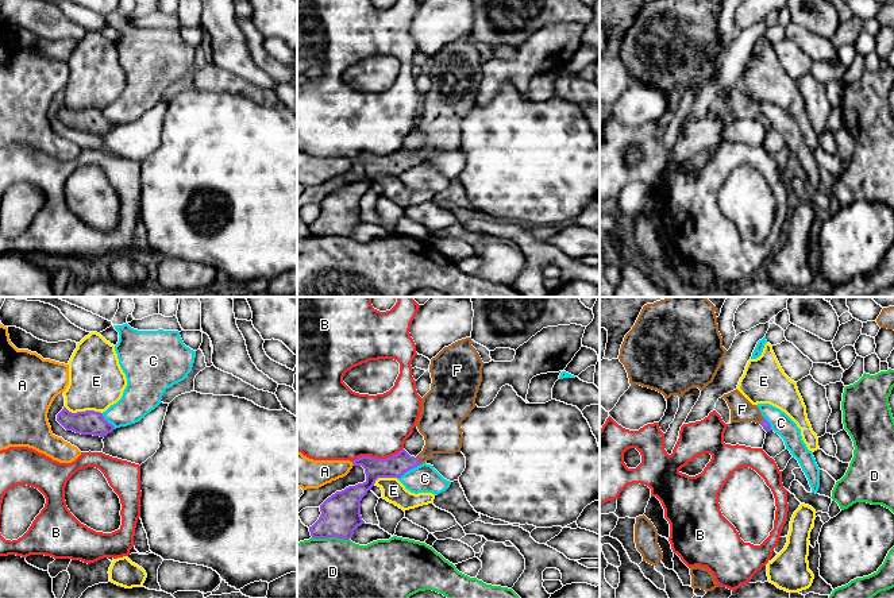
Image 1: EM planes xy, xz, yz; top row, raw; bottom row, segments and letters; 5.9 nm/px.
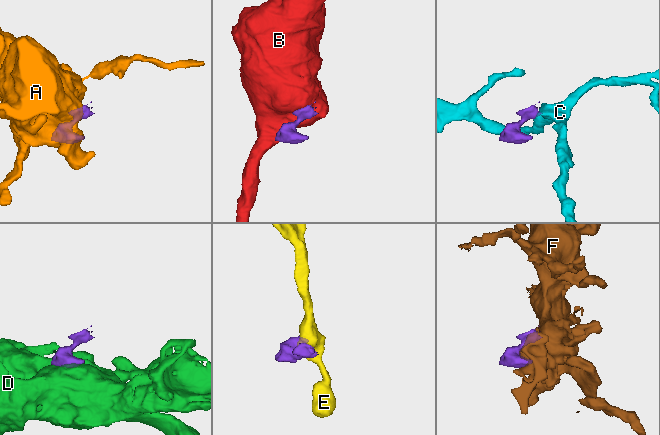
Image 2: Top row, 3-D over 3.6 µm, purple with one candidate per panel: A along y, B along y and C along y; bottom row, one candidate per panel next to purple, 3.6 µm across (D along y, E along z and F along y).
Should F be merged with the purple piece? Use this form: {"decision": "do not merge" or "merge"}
{"decision": "merge"}

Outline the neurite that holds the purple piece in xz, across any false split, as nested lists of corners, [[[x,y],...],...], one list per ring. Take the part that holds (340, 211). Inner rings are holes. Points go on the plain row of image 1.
[[[466,35],[444,45],[435,55],[431,57],[429,70],[432,76],[431,88],[423,94],[420,115],[416,120],[419,130],[424,134],[425,143],[415,155],[404,146],[386,157],[361,154],[352,158],[354,163],[365,166],[366,178],[355,184],[348,184],[336,189],[320,202],[319,217],[309,224],[313,236],[338,235],[350,238],[354,228],[365,221],[361,213],[361,198],[374,184],[378,175],[401,175],[409,167],[425,161],[433,151],[455,151],[462,146],[462,119],[477,104],[475,96],[482,80],[483,59],[471,43],[471,35]]]

